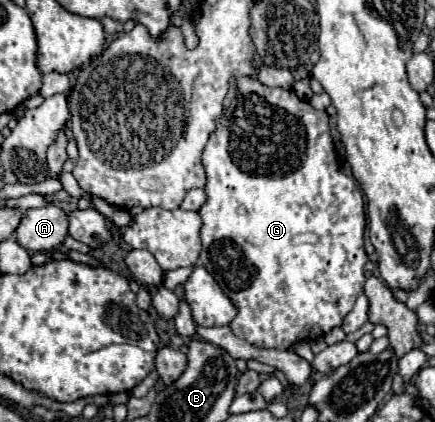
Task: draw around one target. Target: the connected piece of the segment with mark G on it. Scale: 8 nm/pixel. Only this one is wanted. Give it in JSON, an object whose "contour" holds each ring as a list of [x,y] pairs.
{"contour":[[[235,78],[231,80],[229,94],[225,98],[225,112],[217,120],[217,128],[213,136],[209,138],[209,144],[205,146],[203,152],[203,164],[207,170],[207,202],[205,208],[199,210],[203,218],[201,226],[201,242],[203,250],[199,256],[199,266],[205,266],[207,272],[217,280],[217,284],[223,288],[223,292],[237,304],[239,312],[229,324],[231,330],[247,340],[249,344],[261,346],[261,348],[279,348],[287,350],[295,342],[311,342],[317,338],[323,338],[323,334],[331,332],[335,326],[341,326],[343,318],[353,310],[355,298],[363,292],[363,282],[365,282],[365,264],[367,264],[367,254],[363,248],[363,232],[365,232],[365,202],[359,184],[345,176],[339,170],[339,158],[329,134],[329,116],[325,112],[317,112],[309,106],[309,102],[297,98],[293,90],[283,90],[283,88],[269,88],[261,84],[255,78]]]}

